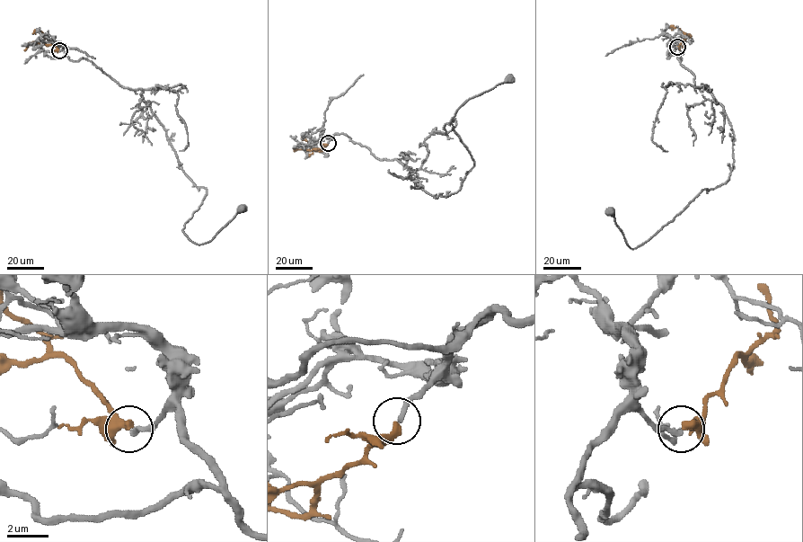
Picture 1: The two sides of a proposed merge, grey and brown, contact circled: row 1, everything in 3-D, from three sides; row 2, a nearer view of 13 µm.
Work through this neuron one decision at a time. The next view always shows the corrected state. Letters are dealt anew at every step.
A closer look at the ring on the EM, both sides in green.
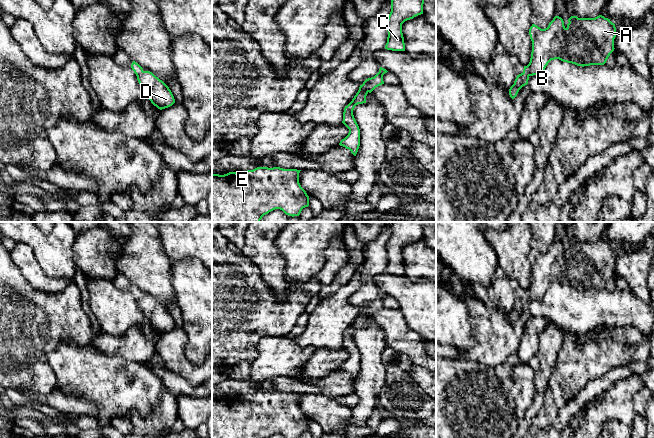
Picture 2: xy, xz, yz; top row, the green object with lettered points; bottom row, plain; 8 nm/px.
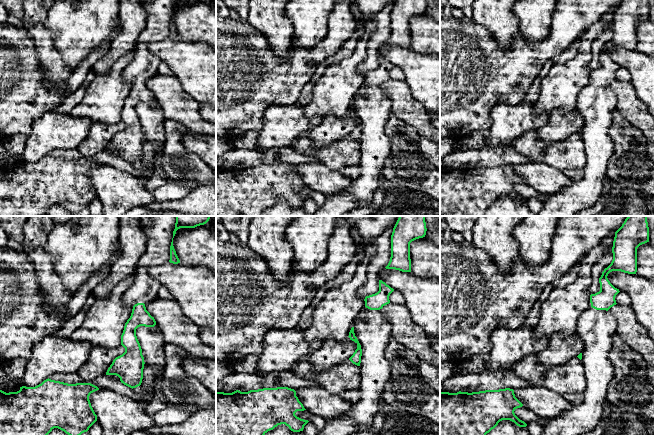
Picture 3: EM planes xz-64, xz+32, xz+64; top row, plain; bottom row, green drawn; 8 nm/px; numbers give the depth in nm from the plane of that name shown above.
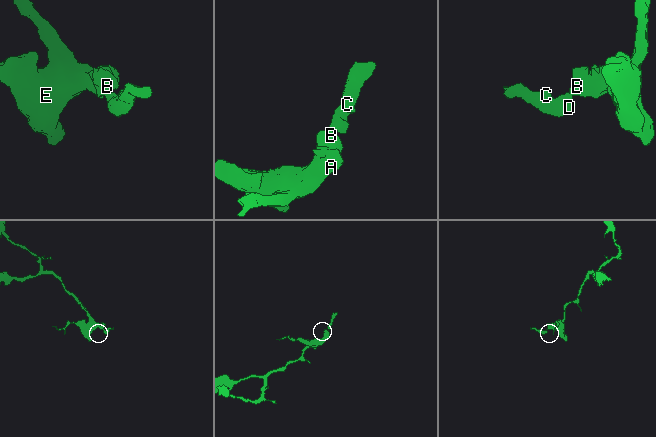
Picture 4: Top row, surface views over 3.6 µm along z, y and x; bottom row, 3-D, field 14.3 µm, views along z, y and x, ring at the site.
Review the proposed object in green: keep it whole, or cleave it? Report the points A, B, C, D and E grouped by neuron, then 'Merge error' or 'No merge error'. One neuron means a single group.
Groups: A B E / C D. Merge error

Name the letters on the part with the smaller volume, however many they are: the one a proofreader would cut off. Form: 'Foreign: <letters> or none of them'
Foreign: C, D

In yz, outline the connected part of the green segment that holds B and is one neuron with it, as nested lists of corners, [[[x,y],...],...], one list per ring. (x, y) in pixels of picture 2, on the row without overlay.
[[[599,239],[595,242],[571,240],[565,251],[561,241],[555,240],[548,251],[541,253],[535,248],[529,253],[532,265],[530,286],[524,290],[523,297],[528,300],[541,299],[551,284],[559,283],[577,290],[604,289],[614,275],[616,261],[615,248],[610,243]]]

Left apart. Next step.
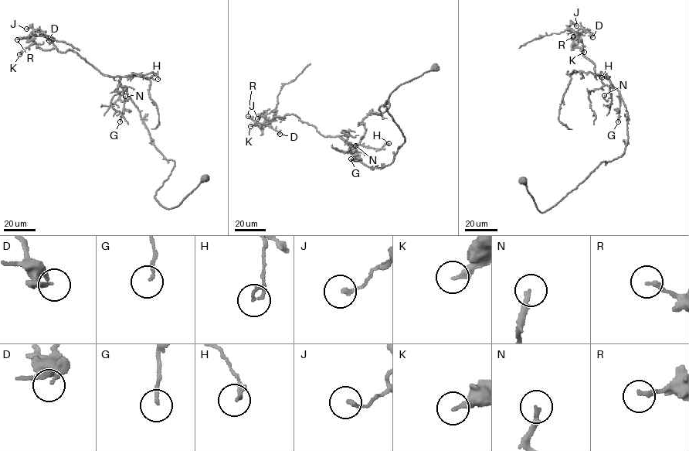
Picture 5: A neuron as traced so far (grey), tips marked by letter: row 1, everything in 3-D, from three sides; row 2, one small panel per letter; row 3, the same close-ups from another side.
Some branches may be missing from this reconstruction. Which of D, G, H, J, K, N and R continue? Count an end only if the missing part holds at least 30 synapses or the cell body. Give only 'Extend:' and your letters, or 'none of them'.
Extend: none of them

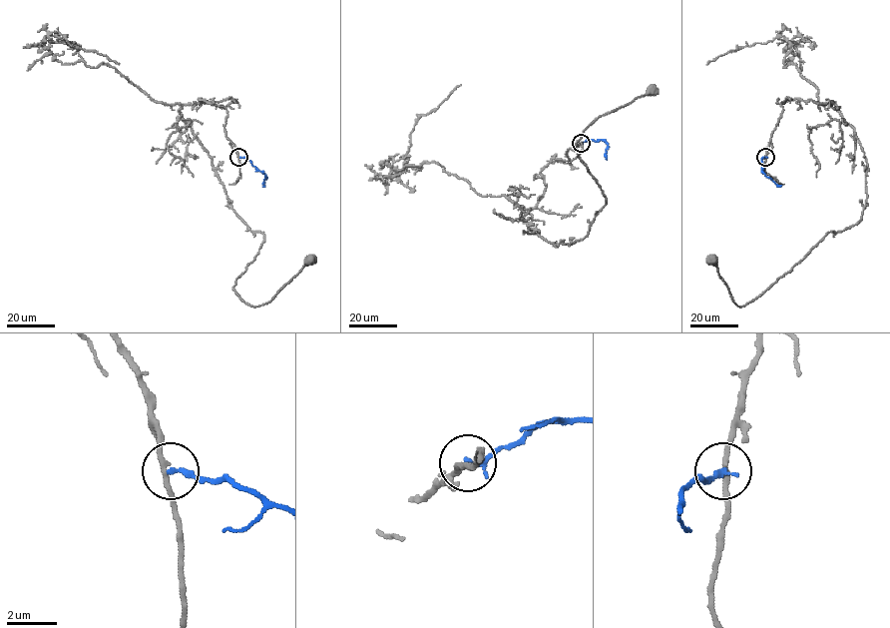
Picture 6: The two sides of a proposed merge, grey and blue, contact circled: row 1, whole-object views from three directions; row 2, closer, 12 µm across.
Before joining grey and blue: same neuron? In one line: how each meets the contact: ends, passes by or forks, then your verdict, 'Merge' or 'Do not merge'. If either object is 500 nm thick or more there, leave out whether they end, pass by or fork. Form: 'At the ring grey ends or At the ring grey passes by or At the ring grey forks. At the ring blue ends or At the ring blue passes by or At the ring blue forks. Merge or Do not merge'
At the ring grey passes by. At the ring blue ends. Do not merge

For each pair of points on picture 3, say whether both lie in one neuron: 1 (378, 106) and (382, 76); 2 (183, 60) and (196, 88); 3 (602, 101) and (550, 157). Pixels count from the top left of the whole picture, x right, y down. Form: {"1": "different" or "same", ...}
{"1": "same", "2": "same", "3": "different"}

